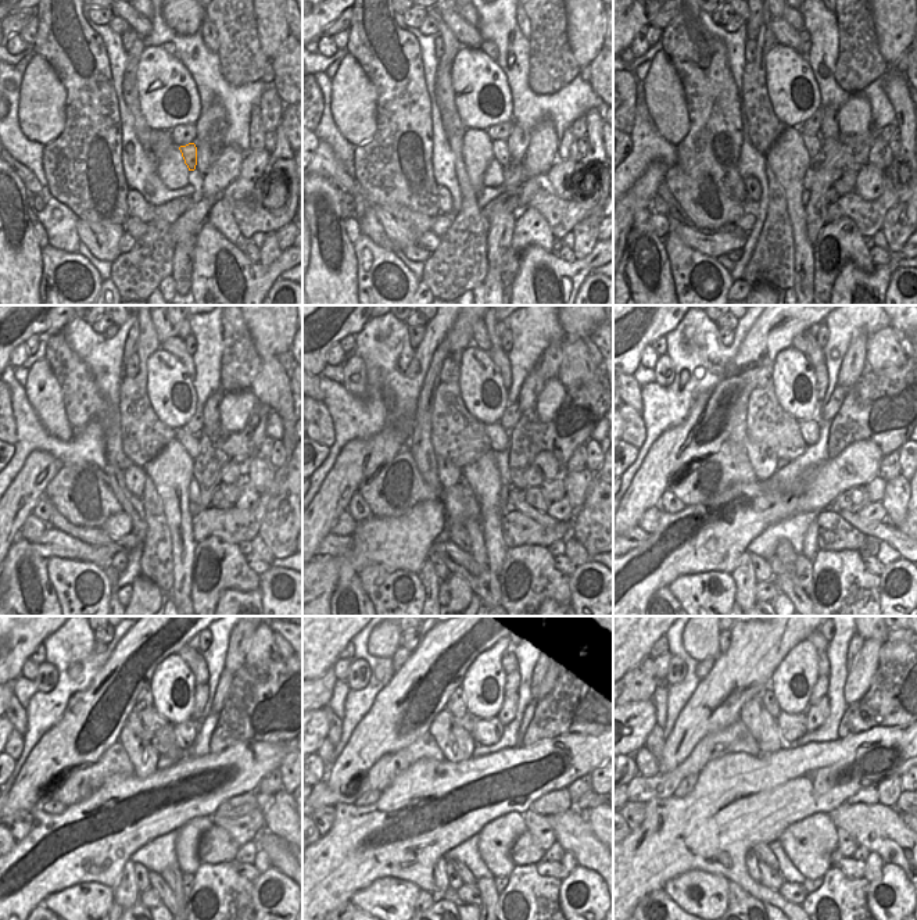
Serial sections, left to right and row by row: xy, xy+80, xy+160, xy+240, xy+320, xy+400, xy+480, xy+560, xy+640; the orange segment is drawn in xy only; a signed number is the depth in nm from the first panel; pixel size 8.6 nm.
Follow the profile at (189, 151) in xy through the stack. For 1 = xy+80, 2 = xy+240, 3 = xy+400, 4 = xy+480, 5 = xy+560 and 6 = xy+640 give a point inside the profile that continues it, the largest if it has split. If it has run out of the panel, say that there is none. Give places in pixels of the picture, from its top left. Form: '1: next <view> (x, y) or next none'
1: next xy+80 (500, 149)
2: next xy+240 (189, 441)
3: next xy+400 (809, 429)
4: next xy+480 (185, 733)
5: next xy+560 (487, 731)
6: next xy+640 (792, 726)

